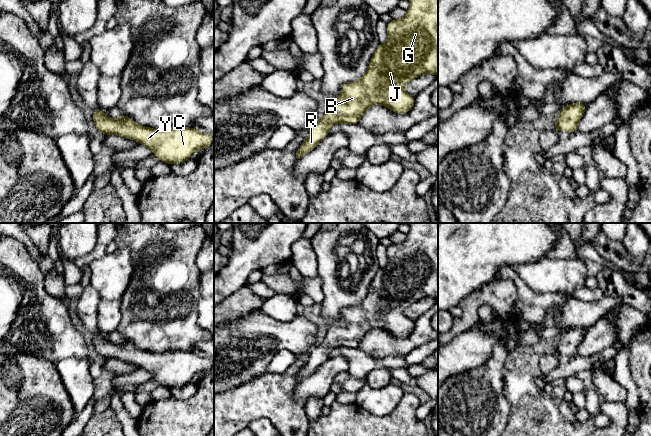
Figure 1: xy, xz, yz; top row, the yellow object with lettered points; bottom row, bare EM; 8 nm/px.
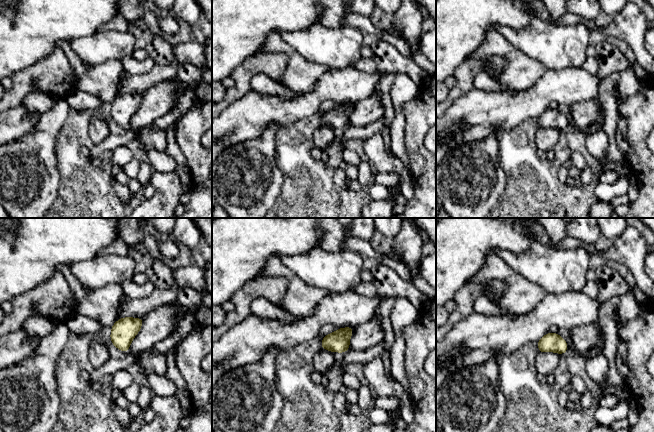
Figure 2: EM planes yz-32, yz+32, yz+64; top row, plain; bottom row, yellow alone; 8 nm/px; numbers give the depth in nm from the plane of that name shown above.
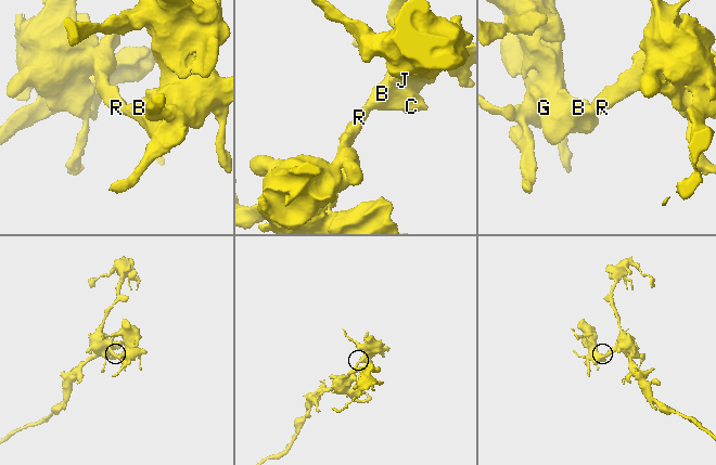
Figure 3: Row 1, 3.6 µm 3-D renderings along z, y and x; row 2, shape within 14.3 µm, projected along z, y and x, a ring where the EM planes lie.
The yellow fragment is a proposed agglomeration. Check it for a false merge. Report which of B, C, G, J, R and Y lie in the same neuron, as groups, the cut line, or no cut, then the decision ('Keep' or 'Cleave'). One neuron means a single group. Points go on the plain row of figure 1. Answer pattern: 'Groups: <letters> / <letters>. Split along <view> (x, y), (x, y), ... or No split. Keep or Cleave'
Groups: B C G J R Y. No split. Keep

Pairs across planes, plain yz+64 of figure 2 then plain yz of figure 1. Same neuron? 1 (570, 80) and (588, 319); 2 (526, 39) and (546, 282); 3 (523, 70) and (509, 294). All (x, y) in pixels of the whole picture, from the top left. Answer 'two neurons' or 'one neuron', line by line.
1: one neuron
2: one neuron
3: two neurons

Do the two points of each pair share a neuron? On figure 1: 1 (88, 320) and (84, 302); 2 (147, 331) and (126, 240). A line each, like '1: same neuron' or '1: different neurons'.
1: same neuron
2: same neuron

